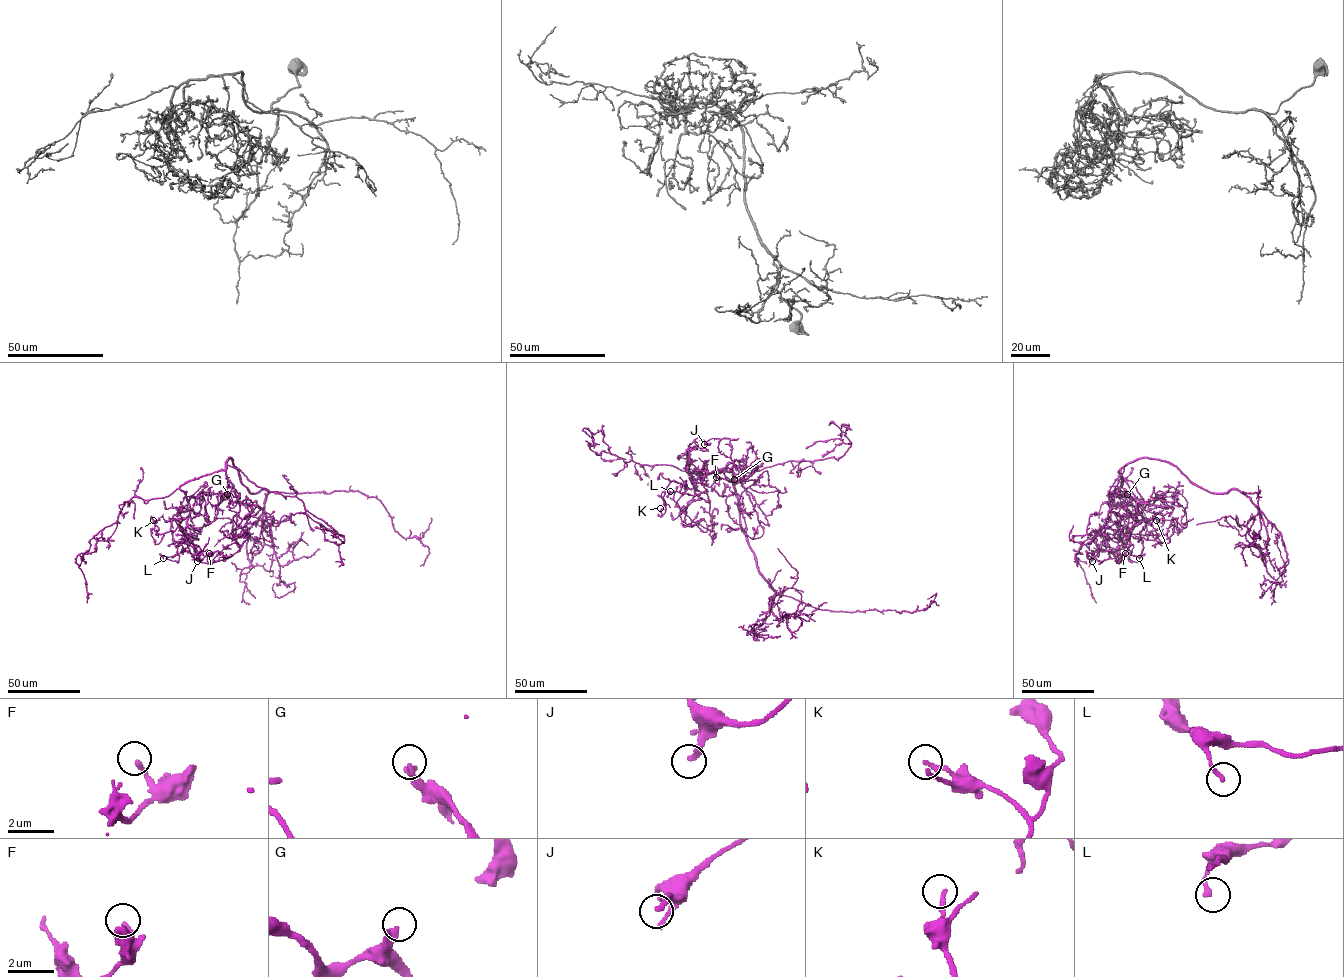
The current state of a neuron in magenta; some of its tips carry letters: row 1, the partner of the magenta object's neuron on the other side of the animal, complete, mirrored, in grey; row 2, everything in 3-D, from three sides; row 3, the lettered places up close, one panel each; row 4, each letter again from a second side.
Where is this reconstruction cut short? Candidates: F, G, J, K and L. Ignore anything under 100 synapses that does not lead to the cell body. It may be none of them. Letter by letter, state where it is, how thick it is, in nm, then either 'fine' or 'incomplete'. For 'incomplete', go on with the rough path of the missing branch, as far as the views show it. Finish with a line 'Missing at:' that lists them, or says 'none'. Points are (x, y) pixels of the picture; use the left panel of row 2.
F: place (209, 553); calibre 200 nm; fine
G: place (227, 494); calibre 280 nm; fine
J: place (197, 561); calibre 240 nm; fine
K: place (153, 520); calibre 190 nm; fine
L: place (163, 558); calibre 190 nm; fine
Missing at: none

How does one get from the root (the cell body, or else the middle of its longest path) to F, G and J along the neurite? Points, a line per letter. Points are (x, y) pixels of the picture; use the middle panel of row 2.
F: (740, 516), (731, 472), (686, 471), (692, 482), (700, 482), (714, 470), (716, 477)
G: (740, 516), (733, 472), (745, 489), (755, 480), (745, 481), (742, 475), (756, 470), (740, 482), (734, 479)
J: (740, 516), (731, 472), (687, 471), (697, 490), (692, 484), (734, 466), (729, 438), (704, 444)

